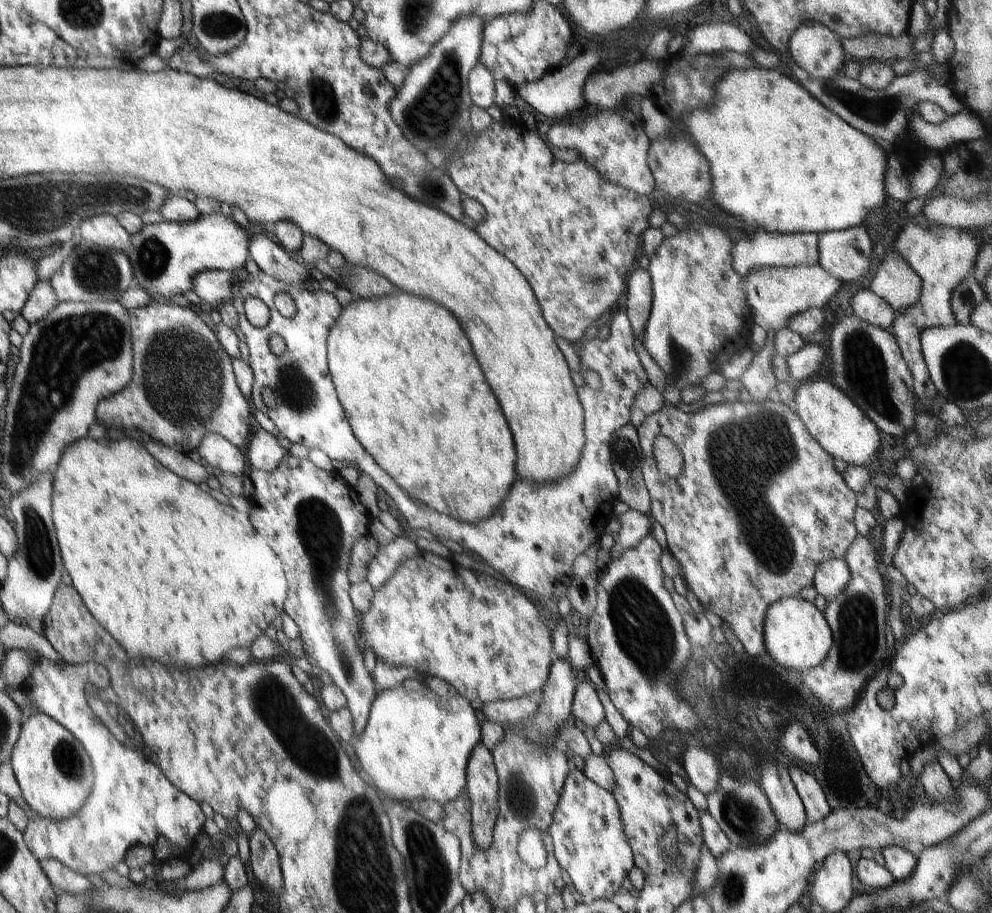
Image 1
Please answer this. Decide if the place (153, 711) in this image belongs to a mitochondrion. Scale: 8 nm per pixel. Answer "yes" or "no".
no

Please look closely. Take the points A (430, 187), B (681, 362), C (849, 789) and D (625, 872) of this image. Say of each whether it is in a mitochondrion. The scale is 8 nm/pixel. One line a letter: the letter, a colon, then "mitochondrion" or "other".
A: mitochondrion
B: mitochondrion
C: other
D: other

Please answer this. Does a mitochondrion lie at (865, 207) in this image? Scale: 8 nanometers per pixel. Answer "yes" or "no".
no

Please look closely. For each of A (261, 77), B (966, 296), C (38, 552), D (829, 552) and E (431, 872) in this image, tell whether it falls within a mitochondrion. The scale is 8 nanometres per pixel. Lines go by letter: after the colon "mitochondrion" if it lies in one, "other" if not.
A: other
B: other
C: mitochondrion
D: other
E: mitochondrion

